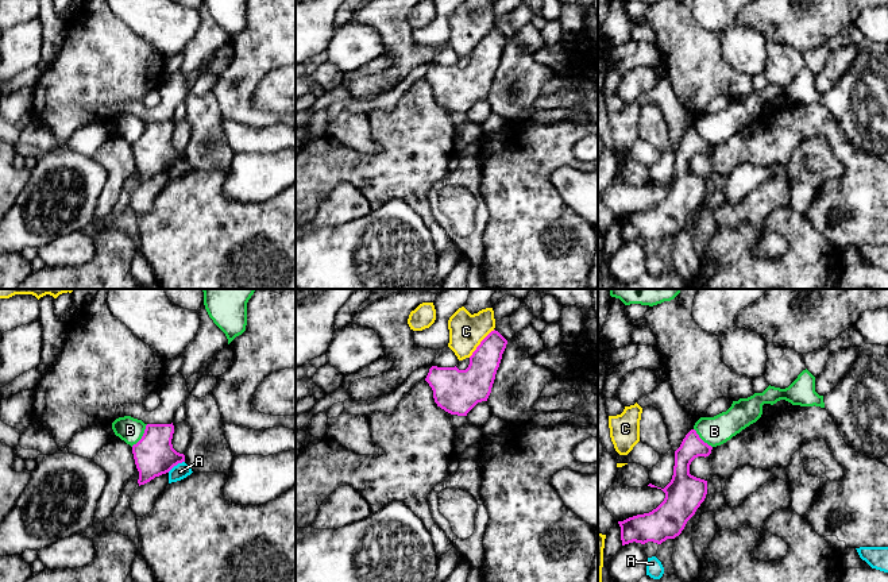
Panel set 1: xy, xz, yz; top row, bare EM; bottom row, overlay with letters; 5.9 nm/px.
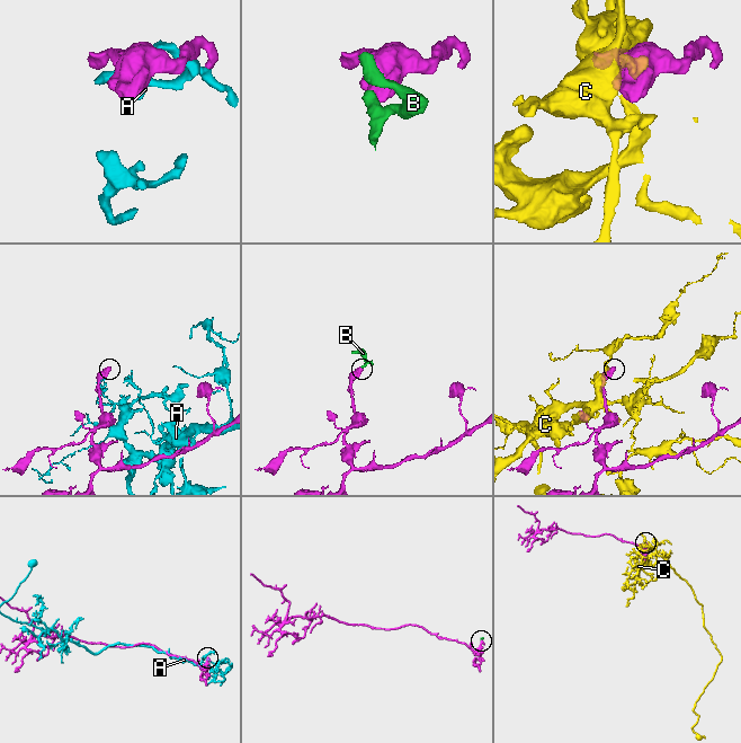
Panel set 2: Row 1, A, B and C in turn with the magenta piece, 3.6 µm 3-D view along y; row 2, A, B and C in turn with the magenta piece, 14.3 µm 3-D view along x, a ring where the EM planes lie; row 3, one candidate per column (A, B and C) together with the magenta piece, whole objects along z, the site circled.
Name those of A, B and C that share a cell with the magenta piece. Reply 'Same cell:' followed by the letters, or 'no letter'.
Same cell: no letter

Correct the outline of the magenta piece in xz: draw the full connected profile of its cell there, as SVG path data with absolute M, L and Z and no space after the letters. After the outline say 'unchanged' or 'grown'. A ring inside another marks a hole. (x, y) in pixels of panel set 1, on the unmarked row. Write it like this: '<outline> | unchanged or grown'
M491 28L470 54L466 68L432 63L425 78L433 88L437 104L451 112L467 113L482 99L487 99L507 38Z | unchanged

